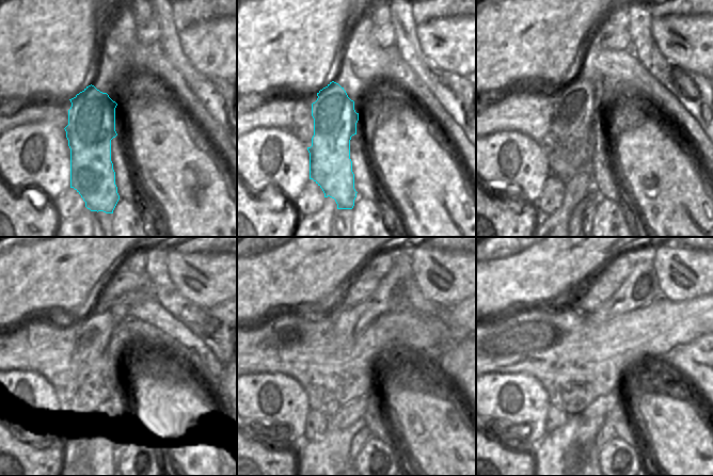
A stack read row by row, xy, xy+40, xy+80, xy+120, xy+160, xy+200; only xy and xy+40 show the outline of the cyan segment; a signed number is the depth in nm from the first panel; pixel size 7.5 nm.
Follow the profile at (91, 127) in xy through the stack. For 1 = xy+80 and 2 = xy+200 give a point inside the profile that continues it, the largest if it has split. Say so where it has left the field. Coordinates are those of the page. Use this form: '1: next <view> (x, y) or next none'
1: next xy+80 (575, 114)
2: next xy+200 (640, 288)

